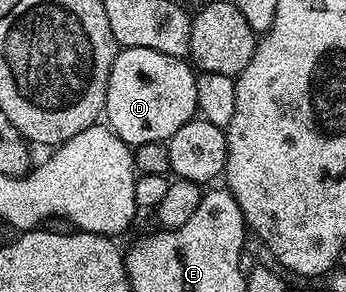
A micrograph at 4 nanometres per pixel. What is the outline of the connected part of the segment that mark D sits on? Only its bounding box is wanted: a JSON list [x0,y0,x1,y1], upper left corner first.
[105,48,196,146]

